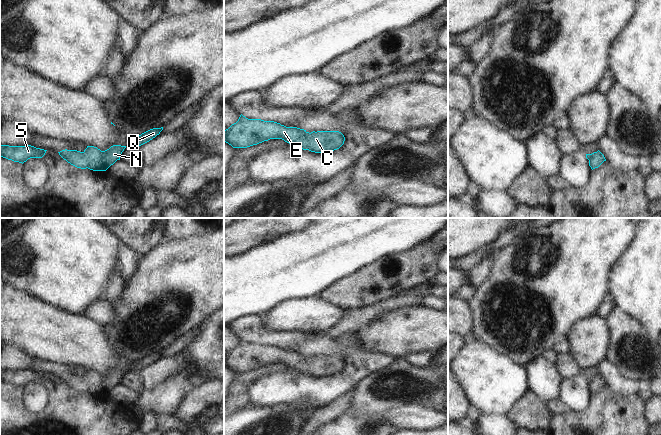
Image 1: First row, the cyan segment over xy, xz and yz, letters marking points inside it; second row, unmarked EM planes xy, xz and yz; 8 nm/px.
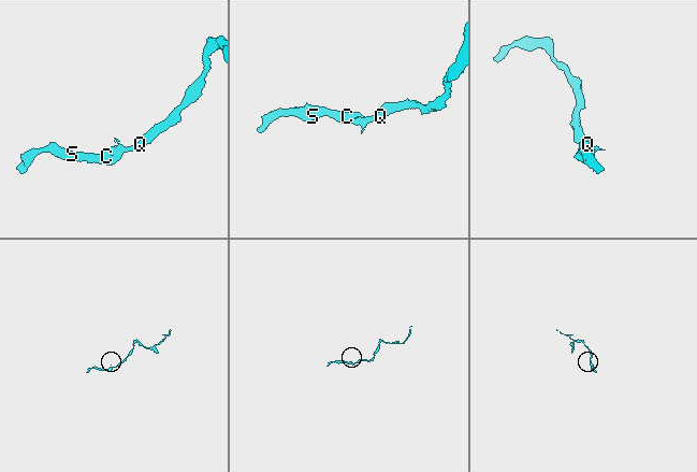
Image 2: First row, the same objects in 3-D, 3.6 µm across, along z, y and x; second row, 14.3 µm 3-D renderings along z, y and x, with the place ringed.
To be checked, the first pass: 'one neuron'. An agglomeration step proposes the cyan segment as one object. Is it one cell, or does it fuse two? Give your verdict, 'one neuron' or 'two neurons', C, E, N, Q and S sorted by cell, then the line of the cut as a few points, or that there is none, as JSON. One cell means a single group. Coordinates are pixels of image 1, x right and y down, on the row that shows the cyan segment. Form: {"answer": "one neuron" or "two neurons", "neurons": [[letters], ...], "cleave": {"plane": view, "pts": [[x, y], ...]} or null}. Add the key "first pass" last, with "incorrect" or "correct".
{"answer": "one neuron", "neurons": [["C", "E", "N", "Q", "S"]], "cleave": null, "first pass": "correct"}

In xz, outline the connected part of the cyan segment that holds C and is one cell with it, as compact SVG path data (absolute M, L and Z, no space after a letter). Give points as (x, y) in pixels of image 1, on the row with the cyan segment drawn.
M242 114L238 121L224 131L224 142L233 148L247 148L270 139L282 139L303 150L315 153L327 153L339 149L345 141L344 135L339 131L313 131L311 133L297 127L286 127L274 121L261 119L248 119Z

